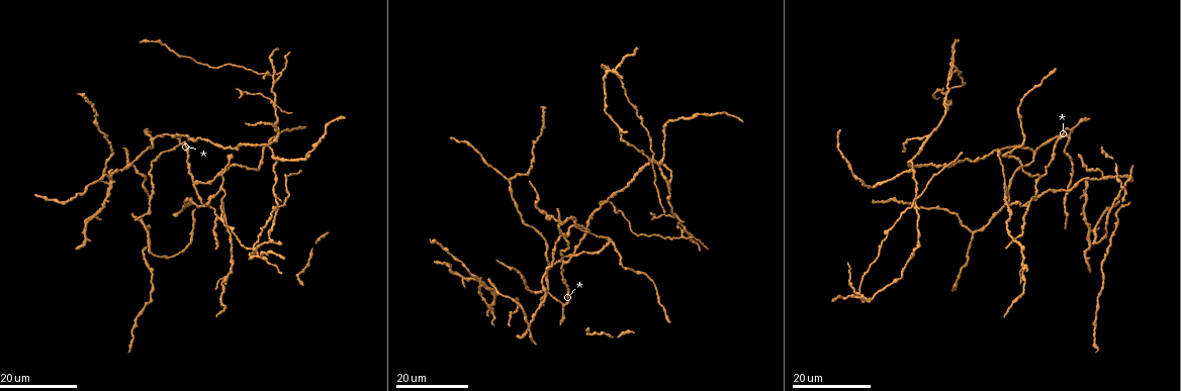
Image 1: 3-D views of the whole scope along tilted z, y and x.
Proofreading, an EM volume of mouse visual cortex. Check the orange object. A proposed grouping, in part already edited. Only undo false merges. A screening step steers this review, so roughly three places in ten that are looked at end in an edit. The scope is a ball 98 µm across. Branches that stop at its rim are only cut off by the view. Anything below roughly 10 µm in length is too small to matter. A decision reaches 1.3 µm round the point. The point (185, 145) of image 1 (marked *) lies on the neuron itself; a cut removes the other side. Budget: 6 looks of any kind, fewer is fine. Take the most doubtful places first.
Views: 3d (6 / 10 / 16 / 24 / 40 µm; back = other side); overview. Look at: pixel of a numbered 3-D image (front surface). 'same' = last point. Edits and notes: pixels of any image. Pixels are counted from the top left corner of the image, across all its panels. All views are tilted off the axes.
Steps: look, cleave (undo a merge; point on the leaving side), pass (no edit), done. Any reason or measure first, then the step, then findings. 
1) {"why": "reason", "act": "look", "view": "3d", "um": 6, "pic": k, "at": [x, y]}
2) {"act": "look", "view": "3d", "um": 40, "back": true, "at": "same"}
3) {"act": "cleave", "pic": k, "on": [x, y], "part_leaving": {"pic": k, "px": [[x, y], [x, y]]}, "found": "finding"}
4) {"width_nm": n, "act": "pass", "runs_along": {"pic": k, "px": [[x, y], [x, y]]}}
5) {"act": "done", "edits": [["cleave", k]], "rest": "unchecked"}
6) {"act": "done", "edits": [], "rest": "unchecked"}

{"act": "look", "view": "3d", "um": 24, "pic": 1, "at": [685, 228]}

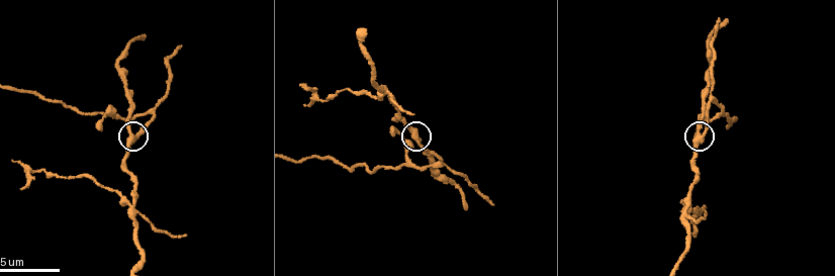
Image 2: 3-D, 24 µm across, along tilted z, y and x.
{"act": "look", "view": "3d", "um": 6, "pic": 2, "at": [700, 135]}

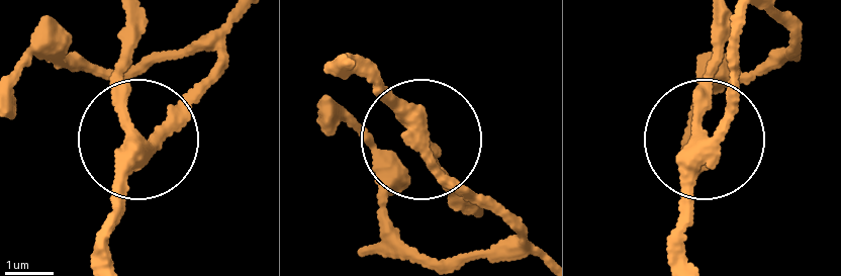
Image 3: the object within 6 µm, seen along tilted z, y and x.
{"act": "cleave", "pic": 3, "on": [179, 103], "part_leaving": {"pic": 3, "px": [[716, 147], [738, 23]]}, "found": "two neurons meet here"}

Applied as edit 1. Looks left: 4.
{"act": "look", "view": "overview"}

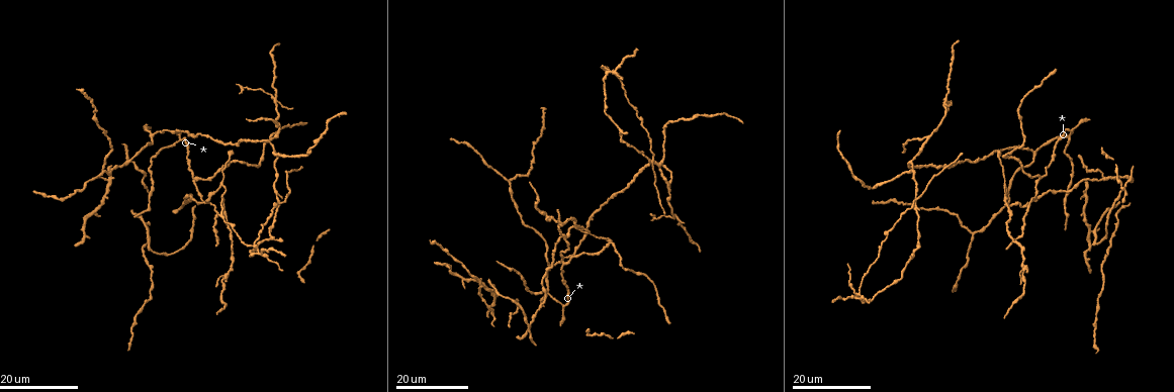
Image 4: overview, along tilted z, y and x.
{"why": "four arms meet", "act": "look", "view": "3d", "um": 16, "pic": 4, "at": [271, 95]}

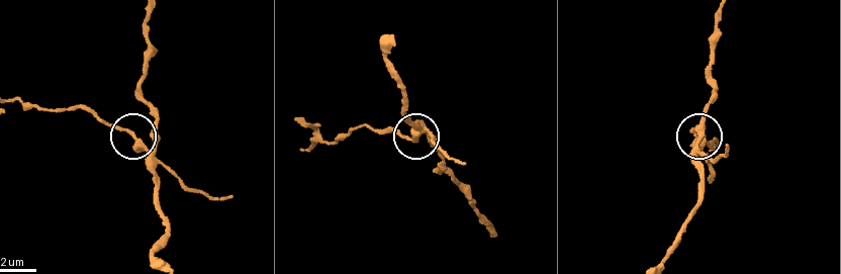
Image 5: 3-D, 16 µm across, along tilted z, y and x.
{"act": "look", "view": "3d", "um": 10, "pic": 5, "at": [418, 132]}

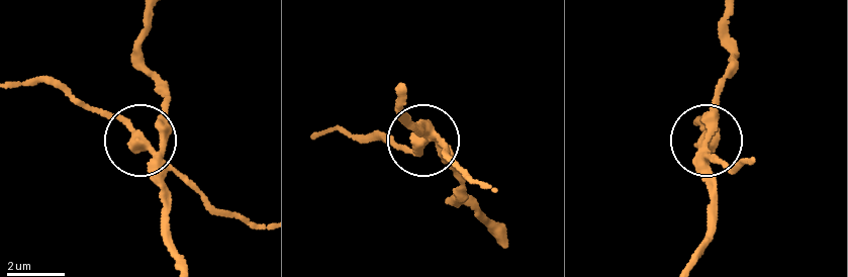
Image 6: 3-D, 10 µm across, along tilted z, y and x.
{"act": "cleave", "pic": 6, "on": [131, 137], "part_leaving": {"pic": 6, "px": [[159, 156], [56, 86], [18, 86]]}, "found": "two neurons meet here"}

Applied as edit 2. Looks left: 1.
{"act": "done", "edits": [["cleave", 3], ["cleave", 6]], "rest": "unchecked"}

